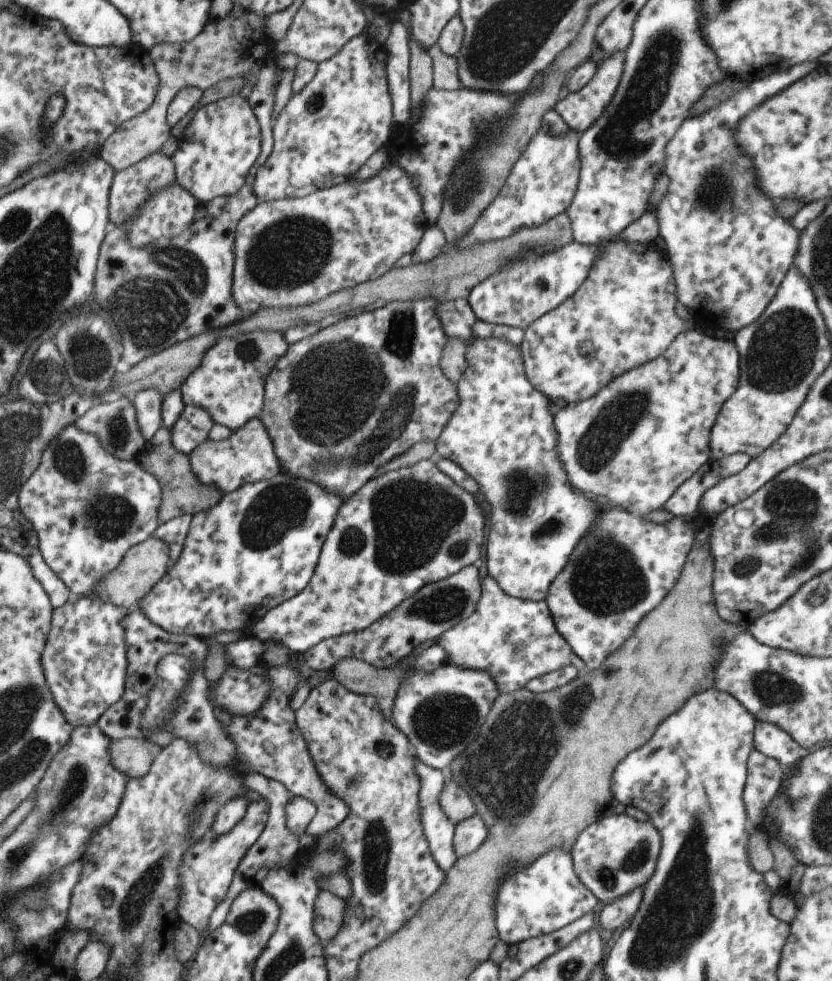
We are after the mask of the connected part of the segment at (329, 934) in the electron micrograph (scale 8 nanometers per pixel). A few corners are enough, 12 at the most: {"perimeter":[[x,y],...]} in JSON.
{"perimeter":[[324,889],[314,899],[322,944],[339,933],[345,900]]}

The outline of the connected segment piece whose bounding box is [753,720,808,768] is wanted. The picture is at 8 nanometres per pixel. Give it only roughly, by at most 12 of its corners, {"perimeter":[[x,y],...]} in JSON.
{"perimeter":[[756,720],[754,749],[792,768],[808,754],[775,724]]}

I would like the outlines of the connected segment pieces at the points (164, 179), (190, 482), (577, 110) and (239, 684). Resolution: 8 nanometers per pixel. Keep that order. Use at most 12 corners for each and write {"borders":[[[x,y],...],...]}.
{"borders":[[[160,151],[115,172],[110,225],[125,227],[160,188],[176,184]],[[163,424],[136,461],[161,489],[158,523],[224,496],[201,485]],[[623,53],[596,55],[599,67],[579,91],[553,108],[580,134],[612,102]],[[228,666],[208,700],[233,716],[255,715],[271,695],[270,668]]]}

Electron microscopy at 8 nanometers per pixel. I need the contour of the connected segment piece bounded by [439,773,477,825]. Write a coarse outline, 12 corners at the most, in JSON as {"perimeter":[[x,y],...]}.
{"perimeter":[[446,773],[439,796],[444,814],[457,825],[477,814],[467,792]]}

